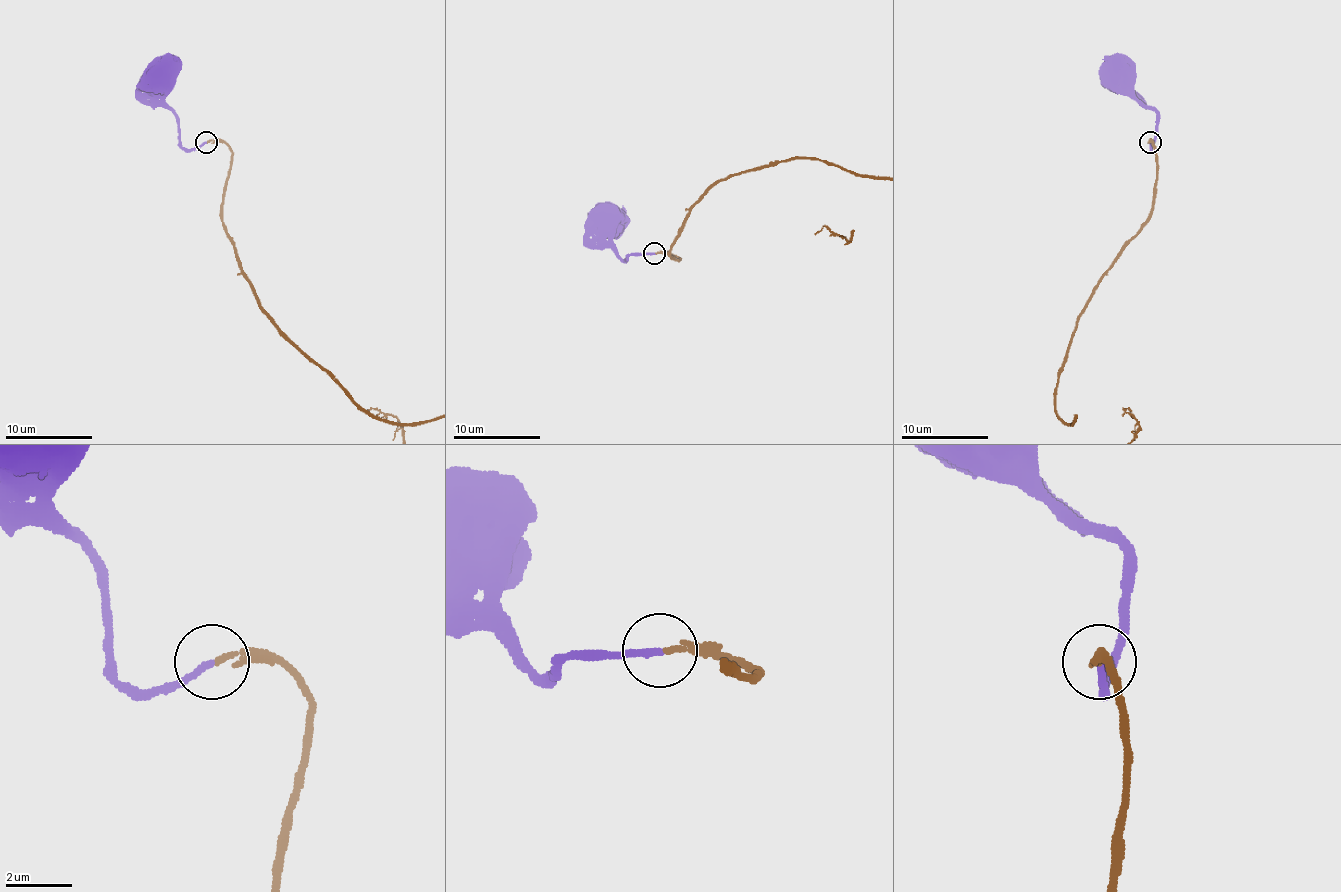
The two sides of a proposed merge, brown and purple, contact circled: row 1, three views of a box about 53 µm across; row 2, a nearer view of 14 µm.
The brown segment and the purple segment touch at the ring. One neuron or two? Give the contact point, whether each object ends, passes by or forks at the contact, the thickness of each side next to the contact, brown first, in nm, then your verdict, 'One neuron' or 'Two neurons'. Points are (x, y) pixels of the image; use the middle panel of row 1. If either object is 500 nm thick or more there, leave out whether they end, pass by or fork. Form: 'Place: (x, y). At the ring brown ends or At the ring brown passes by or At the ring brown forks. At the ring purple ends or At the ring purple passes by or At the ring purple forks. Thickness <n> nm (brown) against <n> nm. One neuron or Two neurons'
Place: (654, 253). At the ring brown ends. At the ring purple ends. Thickness 170 nm (brown) against 200 nm. One neuron

